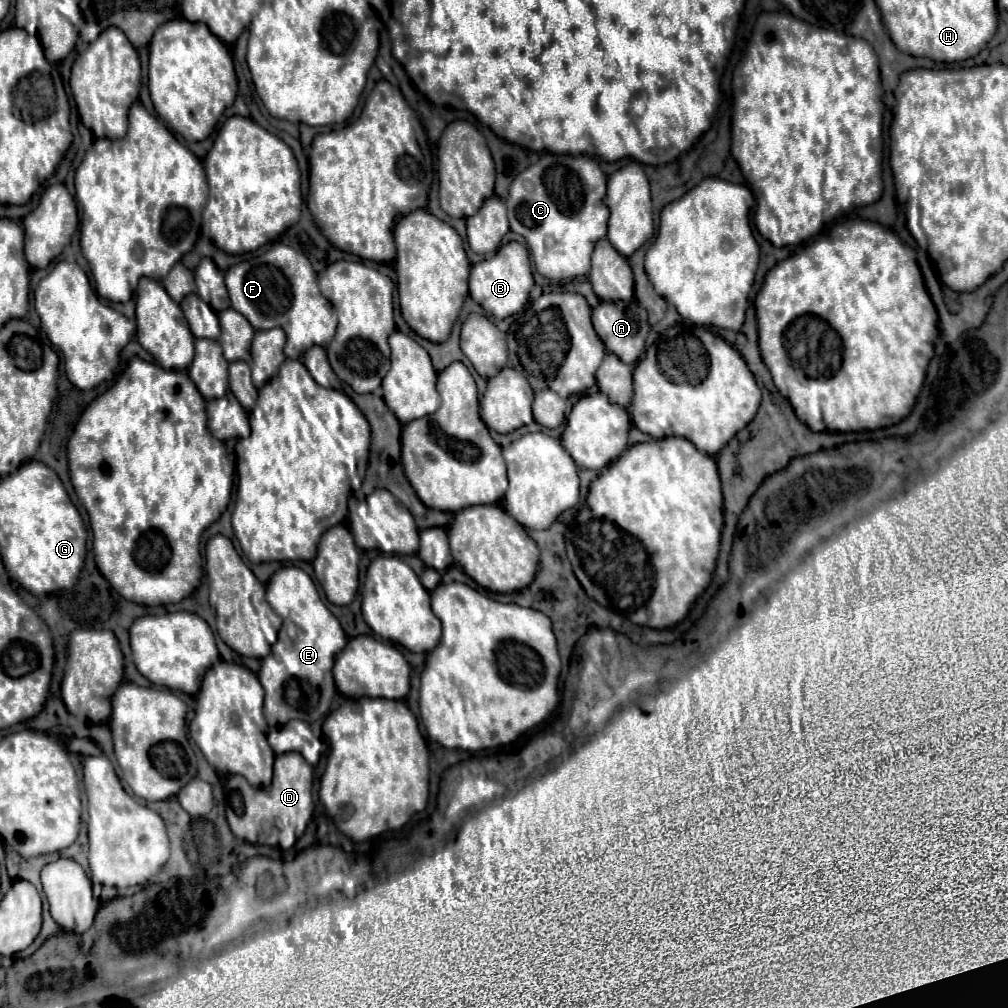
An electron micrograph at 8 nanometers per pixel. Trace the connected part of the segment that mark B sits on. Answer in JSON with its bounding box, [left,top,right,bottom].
[469,242,535,320]

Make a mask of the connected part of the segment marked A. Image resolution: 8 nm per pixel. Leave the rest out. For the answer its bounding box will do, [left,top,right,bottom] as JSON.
[593,300,649,366]

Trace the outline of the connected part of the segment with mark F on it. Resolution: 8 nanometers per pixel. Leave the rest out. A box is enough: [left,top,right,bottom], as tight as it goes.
[225,244,337,358]

